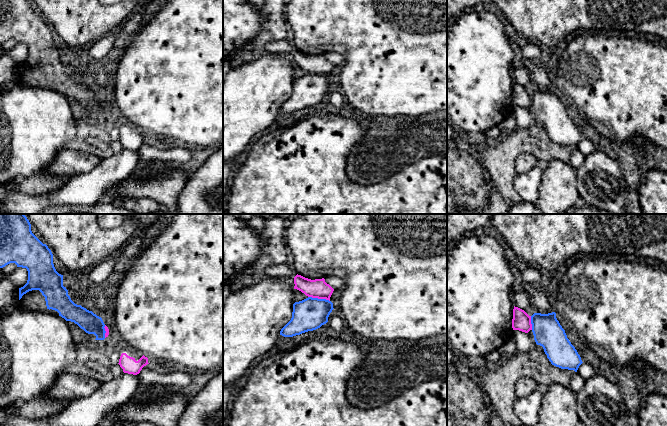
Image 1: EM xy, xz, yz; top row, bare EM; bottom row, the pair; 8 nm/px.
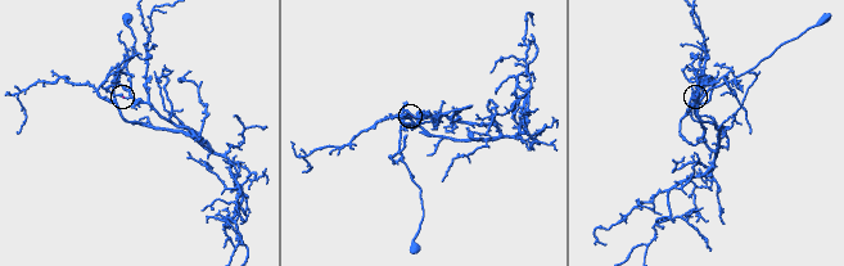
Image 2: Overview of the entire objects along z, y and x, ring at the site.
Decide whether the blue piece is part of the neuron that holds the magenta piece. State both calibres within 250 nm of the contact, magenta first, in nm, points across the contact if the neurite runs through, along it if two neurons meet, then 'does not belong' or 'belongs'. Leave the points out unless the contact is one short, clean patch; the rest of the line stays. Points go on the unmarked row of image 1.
calibres 160 and 260 nm; border xz (308, 72), (323, 74), (329, 77); does not belong

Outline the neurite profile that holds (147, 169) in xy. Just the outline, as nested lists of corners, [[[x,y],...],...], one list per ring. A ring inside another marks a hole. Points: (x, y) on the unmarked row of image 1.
[[[140,160],[134,173],[139,177],[152,178],[166,174],[170,167],[169,162]]]

